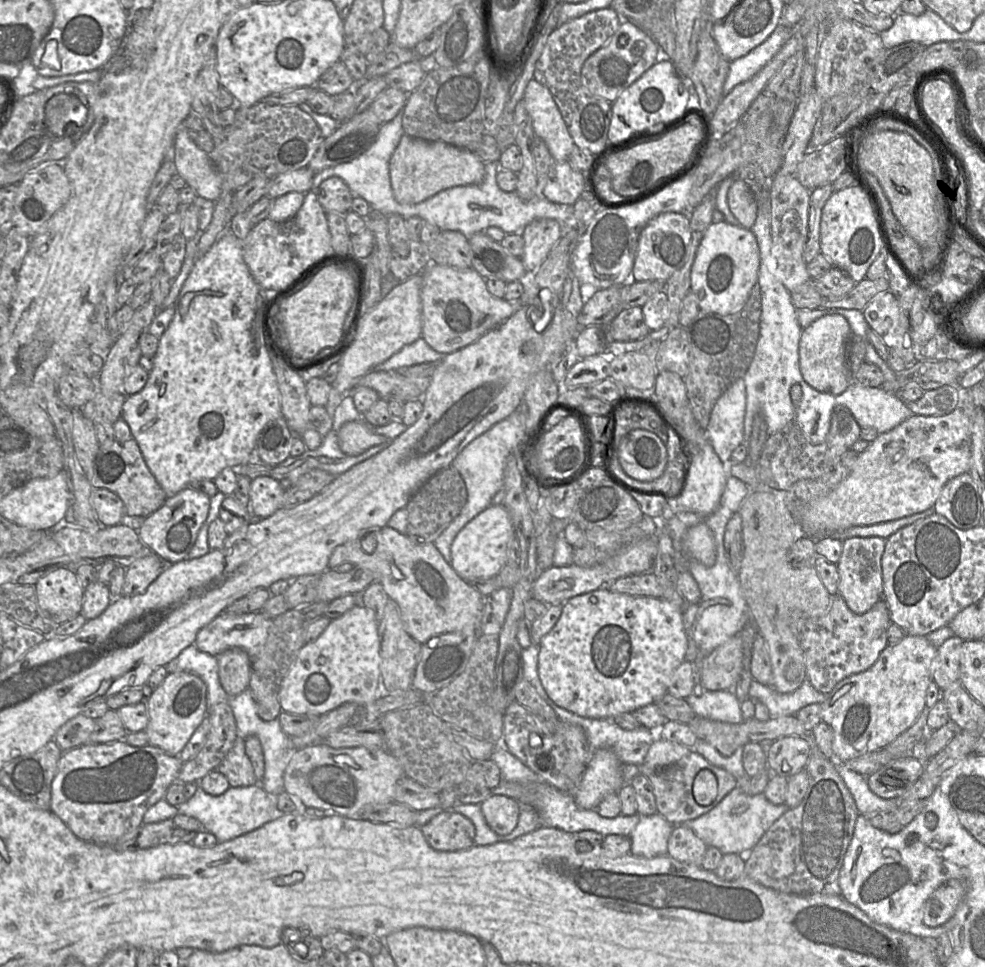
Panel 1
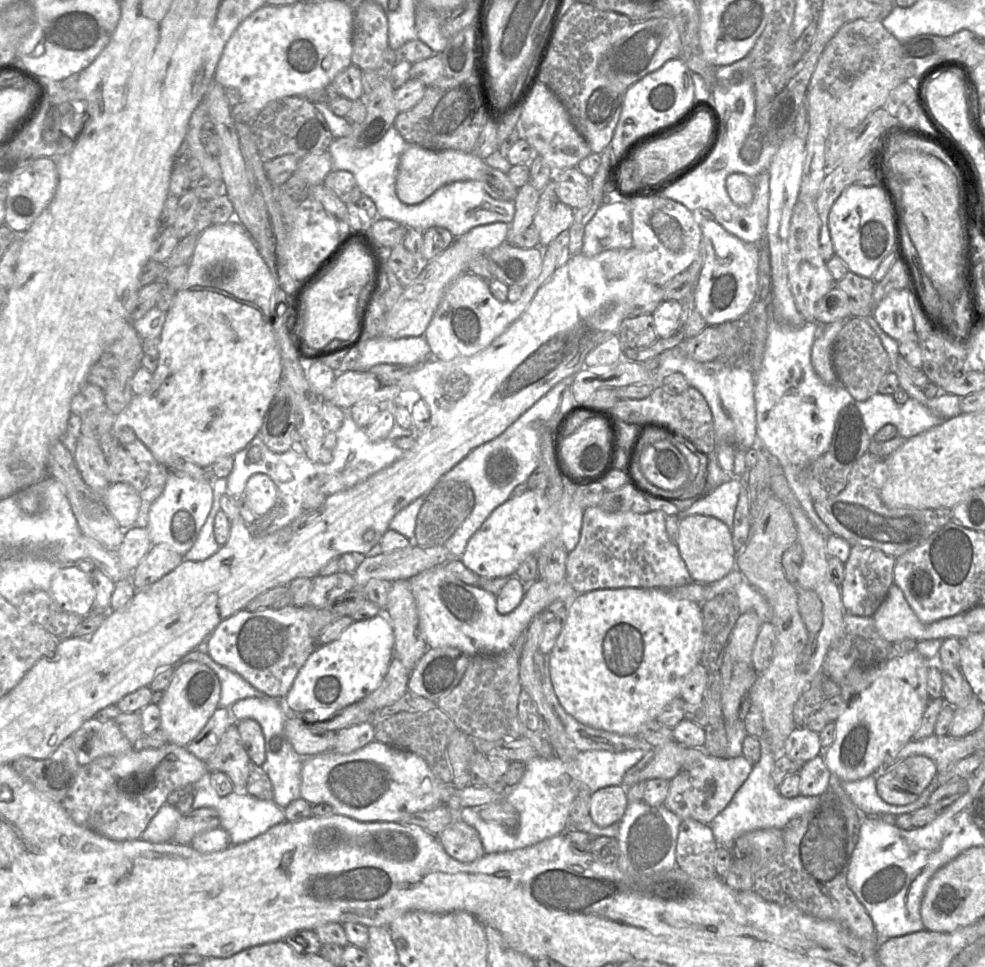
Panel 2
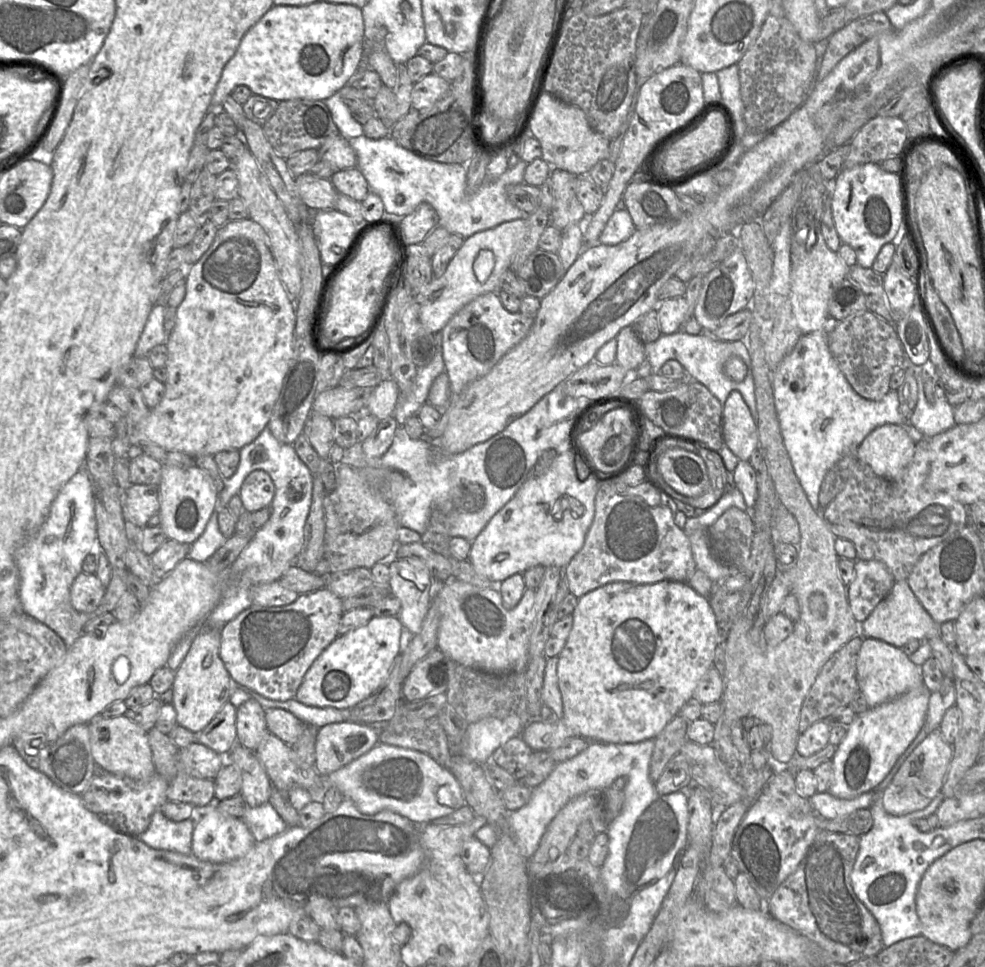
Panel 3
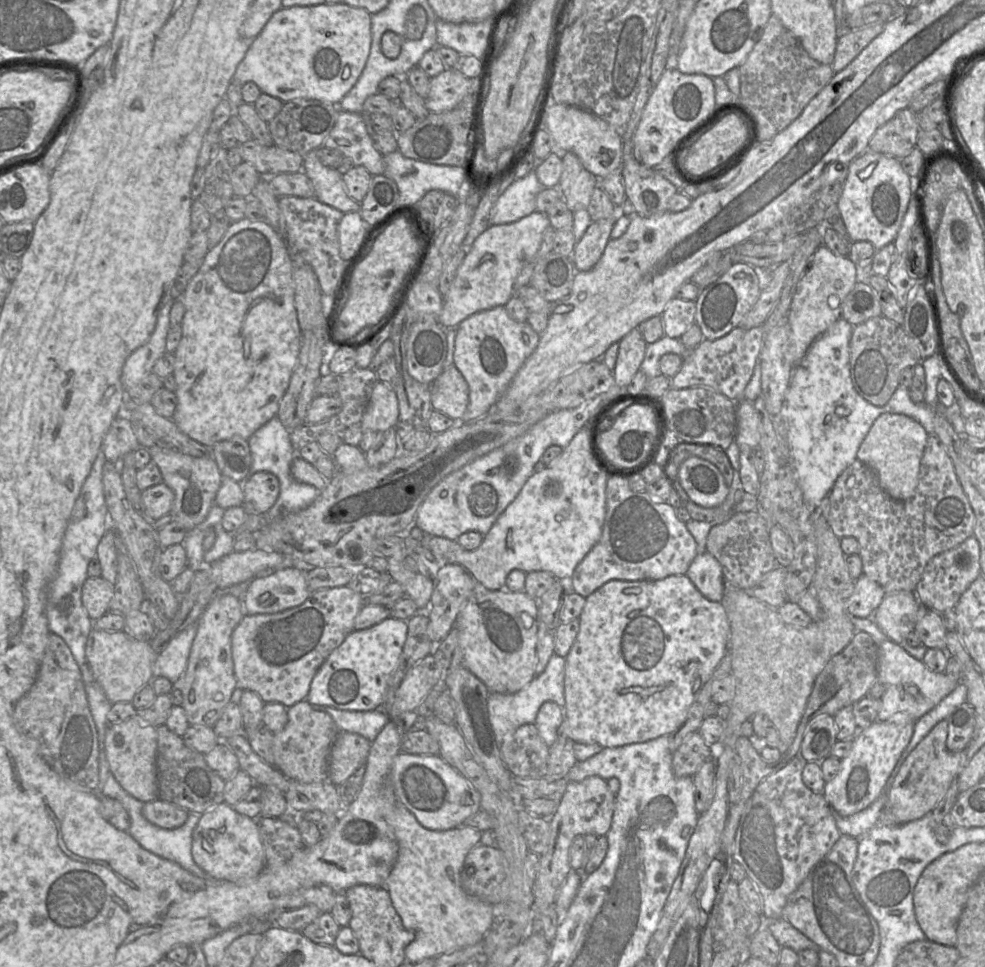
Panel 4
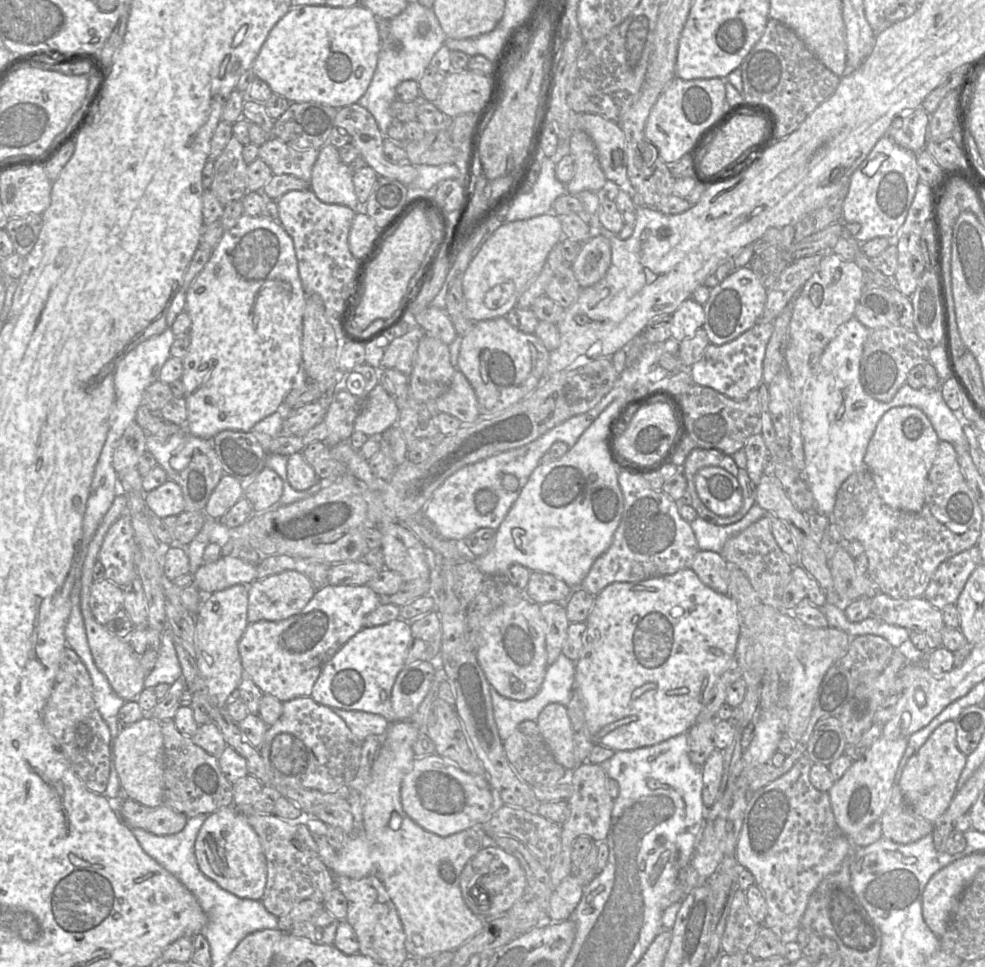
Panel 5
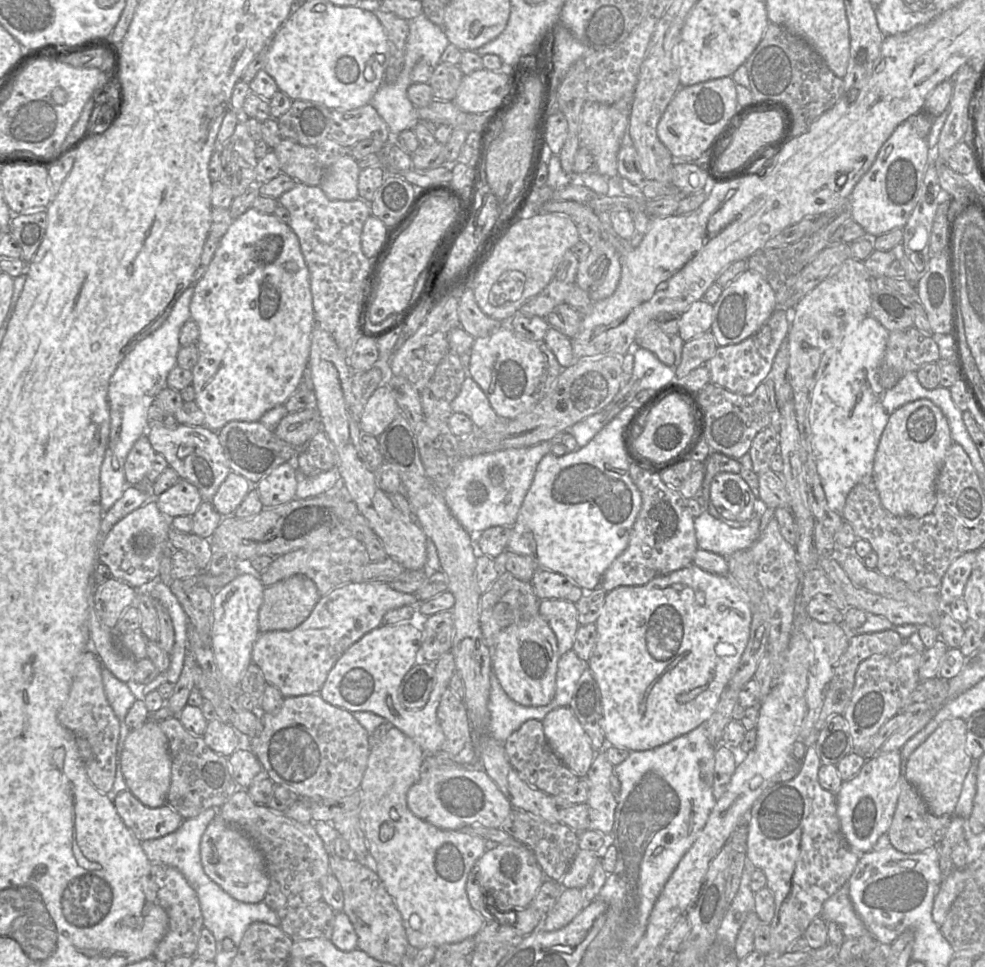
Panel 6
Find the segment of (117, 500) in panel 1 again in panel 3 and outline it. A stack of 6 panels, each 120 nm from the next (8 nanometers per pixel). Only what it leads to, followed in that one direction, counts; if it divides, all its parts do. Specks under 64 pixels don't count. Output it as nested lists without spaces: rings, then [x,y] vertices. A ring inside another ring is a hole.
[[[132,484],[123,491],[122,515],[139,527],[147,526],[148,520],[160,509],[159,488],[156,485]]]

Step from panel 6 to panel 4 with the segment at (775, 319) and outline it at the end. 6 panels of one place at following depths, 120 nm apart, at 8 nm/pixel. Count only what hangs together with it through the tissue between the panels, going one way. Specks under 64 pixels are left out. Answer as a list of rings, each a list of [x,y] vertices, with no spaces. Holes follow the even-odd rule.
[[[763,326],[750,329],[734,328],[717,339],[704,339],[684,358],[680,371],[671,378],[671,388],[708,387],[731,400],[743,400],[742,394],[749,383],[759,357]]]

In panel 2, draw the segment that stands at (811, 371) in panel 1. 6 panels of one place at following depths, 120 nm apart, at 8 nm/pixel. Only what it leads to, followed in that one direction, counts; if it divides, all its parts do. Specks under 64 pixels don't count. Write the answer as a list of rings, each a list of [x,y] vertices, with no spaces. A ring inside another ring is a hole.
[[[836,320],[819,328],[811,349],[811,363],[819,378],[828,385],[837,385],[839,380],[833,368],[832,350],[834,341],[843,328],[845,320]]]

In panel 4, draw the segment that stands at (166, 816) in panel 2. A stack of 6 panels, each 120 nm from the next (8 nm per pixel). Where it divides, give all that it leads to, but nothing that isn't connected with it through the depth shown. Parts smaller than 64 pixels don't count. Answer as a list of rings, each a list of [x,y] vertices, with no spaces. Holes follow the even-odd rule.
[[[109,773],[106,783],[104,784],[101,793],[107,797],[113,798],[121,802],[127,811],[130,819],[130,826],[127,832],[132,838],[145,850],[180,865],[185,870],[203,879],[213,878],[205,871],[203,871],[193,860],[192,857],[192,836],[196,825],[199,822],[202,813],[189,813],[187,821],[179,828],[164,829],[150,823],[142,814],[144,803],[135,799],[128,792],[126,792],[114,776]]]

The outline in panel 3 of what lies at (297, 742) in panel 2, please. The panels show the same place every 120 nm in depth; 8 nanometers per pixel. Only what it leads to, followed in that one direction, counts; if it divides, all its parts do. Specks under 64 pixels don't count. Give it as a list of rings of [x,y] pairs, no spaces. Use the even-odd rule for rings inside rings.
[[[281,708],[265,709],[268,732],[287,745],[293,745],[304,732],[306,724],[291,712]]]

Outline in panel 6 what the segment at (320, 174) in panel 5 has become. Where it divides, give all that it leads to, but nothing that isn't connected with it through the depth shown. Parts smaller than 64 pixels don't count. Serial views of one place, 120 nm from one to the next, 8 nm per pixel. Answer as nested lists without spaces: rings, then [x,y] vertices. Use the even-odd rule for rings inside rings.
[[[346,154],[331,165],[319,186],[330,200],[354,200],[359,197],[359,173],[357,160]]]

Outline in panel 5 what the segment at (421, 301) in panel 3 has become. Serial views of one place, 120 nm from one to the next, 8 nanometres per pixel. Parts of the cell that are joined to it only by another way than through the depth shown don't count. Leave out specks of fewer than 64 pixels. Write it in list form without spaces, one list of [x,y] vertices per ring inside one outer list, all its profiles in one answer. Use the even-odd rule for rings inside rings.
[[[546,213],[526,220],[504,222],[481,245],[463,273],[463,292],[467,317],[472,321],[506,316],[516,306],[519,296],[541,272],[551,249],[563,238],[561,222],[554,213]]]

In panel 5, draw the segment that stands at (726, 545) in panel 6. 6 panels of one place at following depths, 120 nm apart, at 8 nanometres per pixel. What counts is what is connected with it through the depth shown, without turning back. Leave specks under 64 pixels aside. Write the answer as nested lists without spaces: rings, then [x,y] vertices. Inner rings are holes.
[[[756,502],[748,512],[735,523],[717,525],[697,517],[690,523],[690,526],[700,550],[721,553],[726,541],[730,537],[743,531],[765,515],[767,515],[766,510]]]

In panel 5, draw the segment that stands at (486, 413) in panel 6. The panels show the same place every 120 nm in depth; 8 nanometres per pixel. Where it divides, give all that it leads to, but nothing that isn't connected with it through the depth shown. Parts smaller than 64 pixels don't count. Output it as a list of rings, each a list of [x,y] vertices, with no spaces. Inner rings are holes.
[[[458,368],[449,388],[436,400],[436,409],[458,418],[463,424],[472,423],[481,417],[474,388]]]

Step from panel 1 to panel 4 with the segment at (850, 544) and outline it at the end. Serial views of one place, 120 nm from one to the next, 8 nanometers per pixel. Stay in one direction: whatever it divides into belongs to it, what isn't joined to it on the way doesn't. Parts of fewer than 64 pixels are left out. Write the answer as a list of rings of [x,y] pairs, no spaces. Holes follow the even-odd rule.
[[[865,573],[855,580],[854,591],[847,602],[847,611],[855,617],[870,617],[882,602],[886,591]]]

